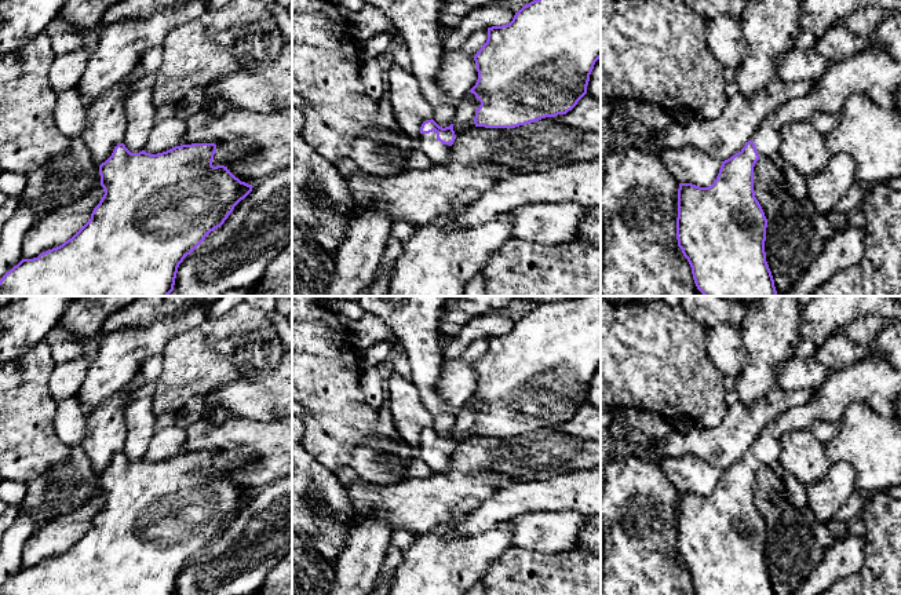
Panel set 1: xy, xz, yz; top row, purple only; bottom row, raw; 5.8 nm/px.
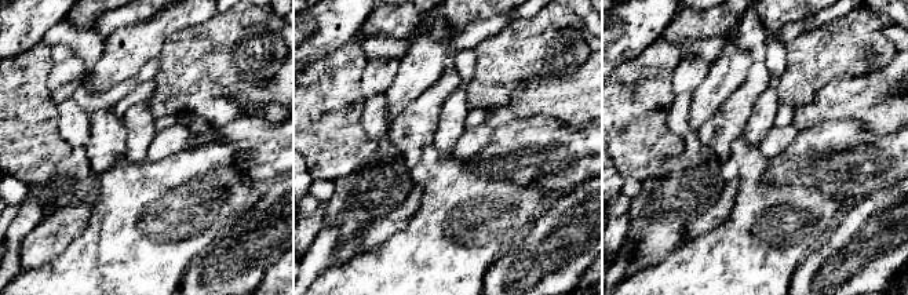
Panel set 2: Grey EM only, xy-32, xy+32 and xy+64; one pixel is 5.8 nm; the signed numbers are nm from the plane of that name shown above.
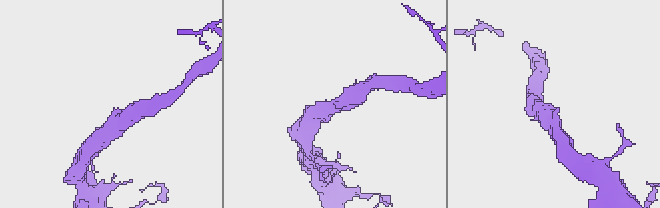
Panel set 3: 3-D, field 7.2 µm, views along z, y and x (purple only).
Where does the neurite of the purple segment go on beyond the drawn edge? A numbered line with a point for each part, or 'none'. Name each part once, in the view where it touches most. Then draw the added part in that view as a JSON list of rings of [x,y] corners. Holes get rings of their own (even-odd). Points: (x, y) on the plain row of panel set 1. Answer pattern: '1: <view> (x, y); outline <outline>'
1: xz (429, 452); outline [[[437,441],[419,442],[417,456],[423,459],[435,474],[445,474],[449,471],[448,461],[449,453],[444,453],[437,448]]]

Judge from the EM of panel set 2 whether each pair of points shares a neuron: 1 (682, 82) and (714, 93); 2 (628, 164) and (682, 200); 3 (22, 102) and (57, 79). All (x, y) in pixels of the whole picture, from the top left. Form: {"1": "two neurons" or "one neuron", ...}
{"1": "two neurons", "2": "two neurons", "3": "two neurons"}

